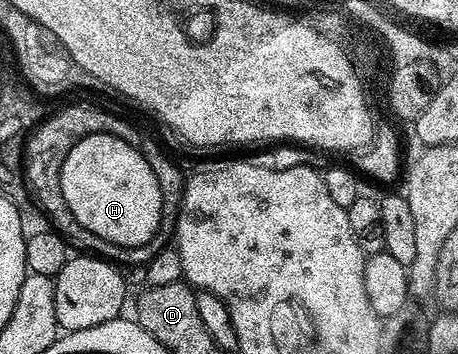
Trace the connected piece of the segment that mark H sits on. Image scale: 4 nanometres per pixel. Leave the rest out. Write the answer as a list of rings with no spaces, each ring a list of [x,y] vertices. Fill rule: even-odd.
[[[99,131],[80,139],[80,143],[76,143],[76,147],[72,147],[72,151],[68,151],[68,159],[64,159],[64,167],[60,171],[60,191],[64,191],[64,203],[68,203],[68,211],[72,211],[72,215],[76,215],[76,223],[80,223],[80,227],[92,231],[92,235],[96,235],[108,243],[116,243],[120,247],[140,247],[144,243],[148,243],[157,235],[158,229],[162,225],[162,192],[158,176],[152,171],[147,154],[143,150],[141,153],[140,150],[138,145],[129,145],[116,135]]]

